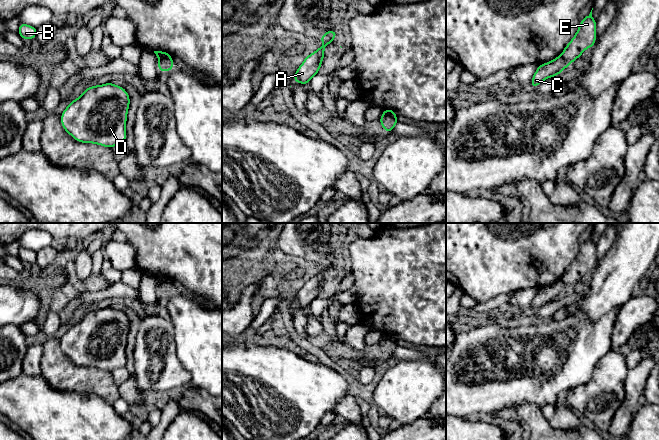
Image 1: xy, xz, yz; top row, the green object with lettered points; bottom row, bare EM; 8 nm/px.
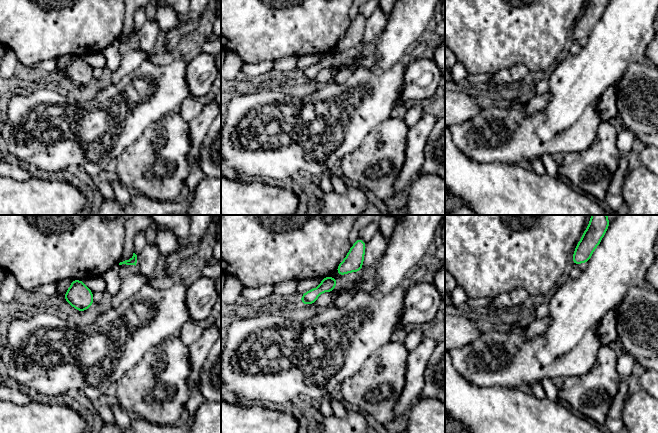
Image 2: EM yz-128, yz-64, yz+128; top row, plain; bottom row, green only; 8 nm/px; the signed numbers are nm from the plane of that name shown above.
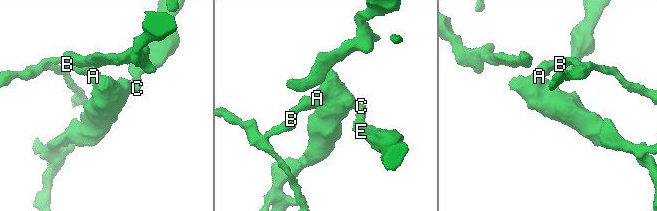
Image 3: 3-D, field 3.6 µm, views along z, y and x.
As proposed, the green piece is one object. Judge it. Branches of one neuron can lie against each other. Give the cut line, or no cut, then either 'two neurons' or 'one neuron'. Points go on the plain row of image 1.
cut in xz along (383, 337), (395, 340); two neurons

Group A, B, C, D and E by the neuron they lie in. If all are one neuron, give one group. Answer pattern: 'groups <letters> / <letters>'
groups A B C D / E

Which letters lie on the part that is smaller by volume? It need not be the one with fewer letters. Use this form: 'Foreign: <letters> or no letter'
Foreign: A, B, C, D

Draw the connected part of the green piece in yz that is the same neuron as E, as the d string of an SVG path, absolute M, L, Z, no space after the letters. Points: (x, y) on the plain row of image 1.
M592 234L588 240L580 245L580 250L572 264L564 272L561 280L570 289L581 278L596 266L596 244L592 241Z

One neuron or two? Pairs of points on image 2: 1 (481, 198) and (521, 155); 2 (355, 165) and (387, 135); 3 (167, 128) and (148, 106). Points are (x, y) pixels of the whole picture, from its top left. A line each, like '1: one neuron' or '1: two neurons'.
1: two neurons
2: one neuron
3: two neurons

